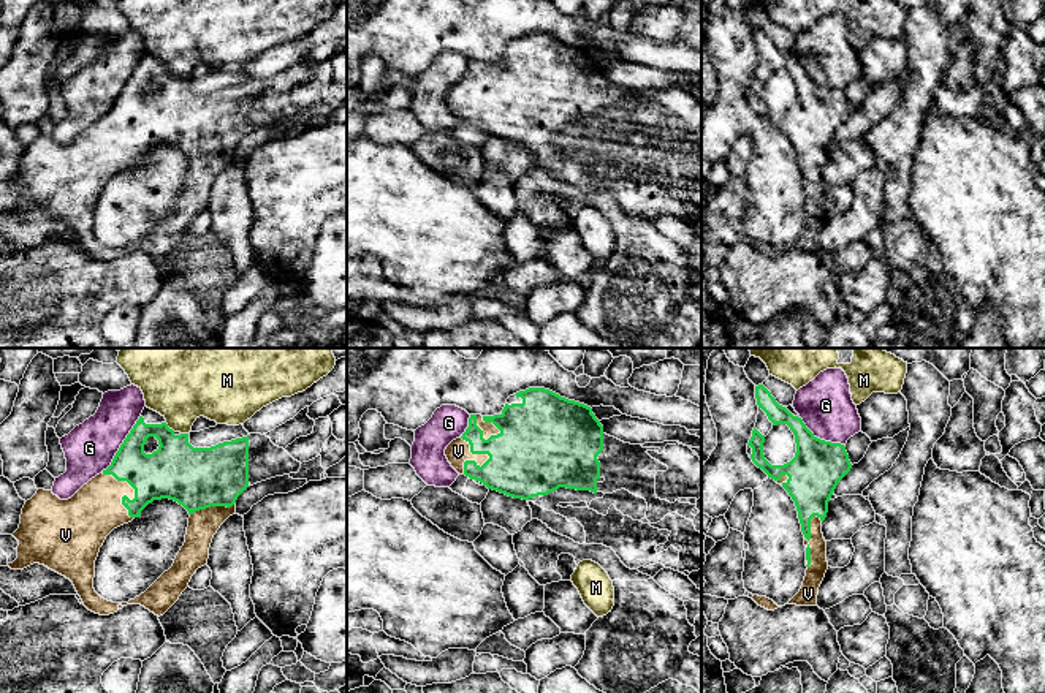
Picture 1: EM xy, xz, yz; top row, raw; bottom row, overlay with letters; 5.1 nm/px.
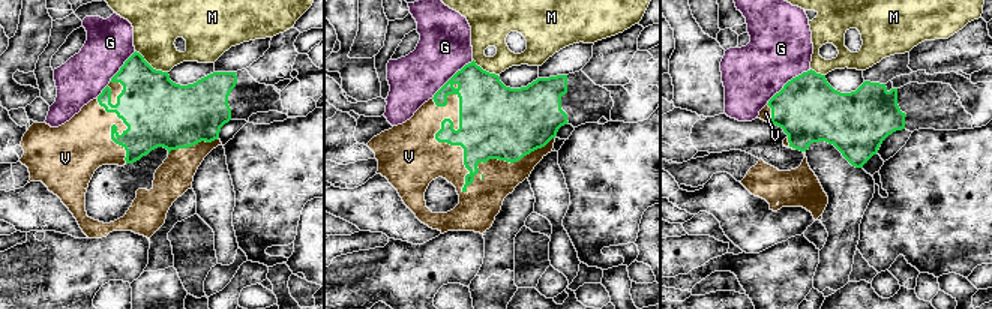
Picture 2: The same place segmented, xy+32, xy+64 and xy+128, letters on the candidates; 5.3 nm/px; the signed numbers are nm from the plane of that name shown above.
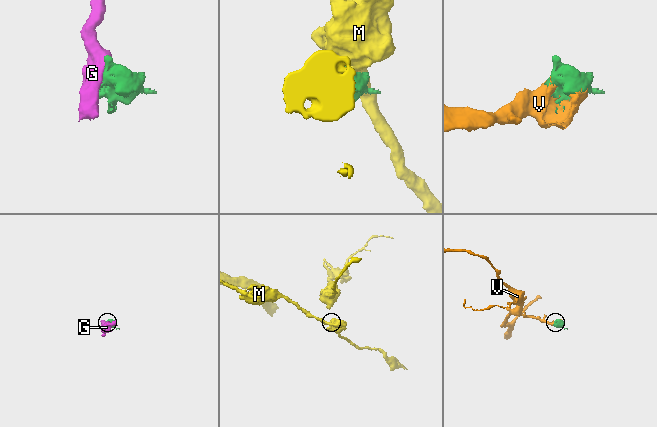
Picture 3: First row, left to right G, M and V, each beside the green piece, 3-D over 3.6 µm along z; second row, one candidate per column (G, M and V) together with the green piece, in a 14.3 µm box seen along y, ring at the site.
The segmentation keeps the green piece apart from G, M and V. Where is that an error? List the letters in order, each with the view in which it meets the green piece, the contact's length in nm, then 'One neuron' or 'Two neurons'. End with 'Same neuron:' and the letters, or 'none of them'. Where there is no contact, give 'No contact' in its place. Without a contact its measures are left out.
G: Touches green in xy. Shared border 360 nm. Two neurons
M: Touches green in xy. Shared border 70 nm. Two neurons
V: Touches green in xz. Shared border 190 nm. One neuron
Same neuron: V

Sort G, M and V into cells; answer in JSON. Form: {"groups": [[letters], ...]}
{"groups": [["G"], ["M"], ["V"]]}

